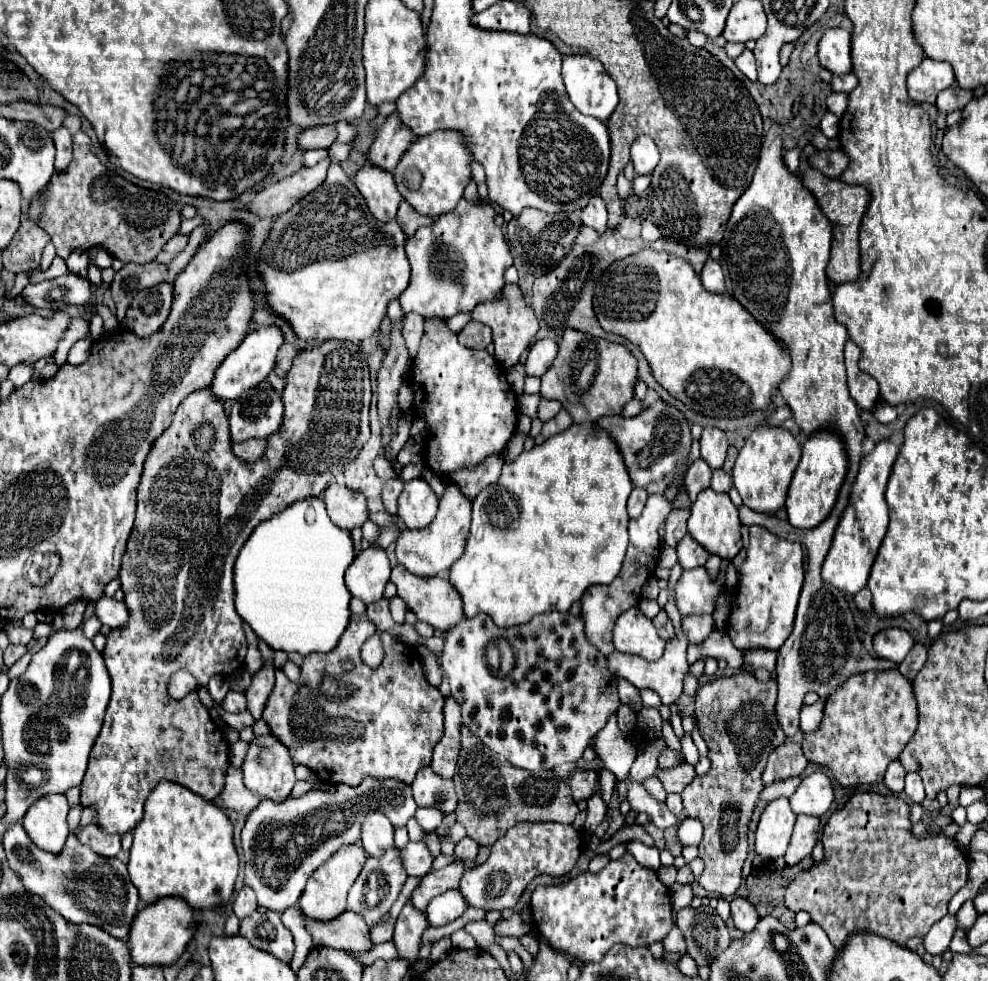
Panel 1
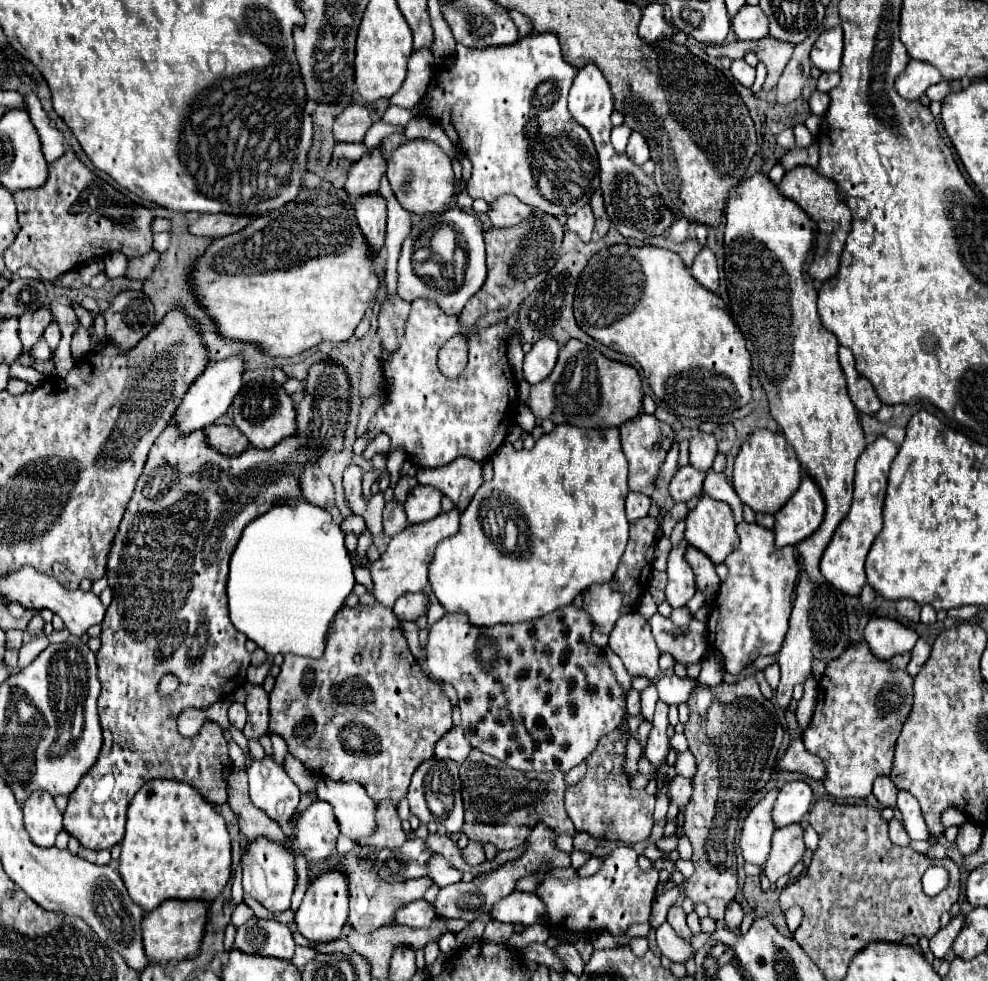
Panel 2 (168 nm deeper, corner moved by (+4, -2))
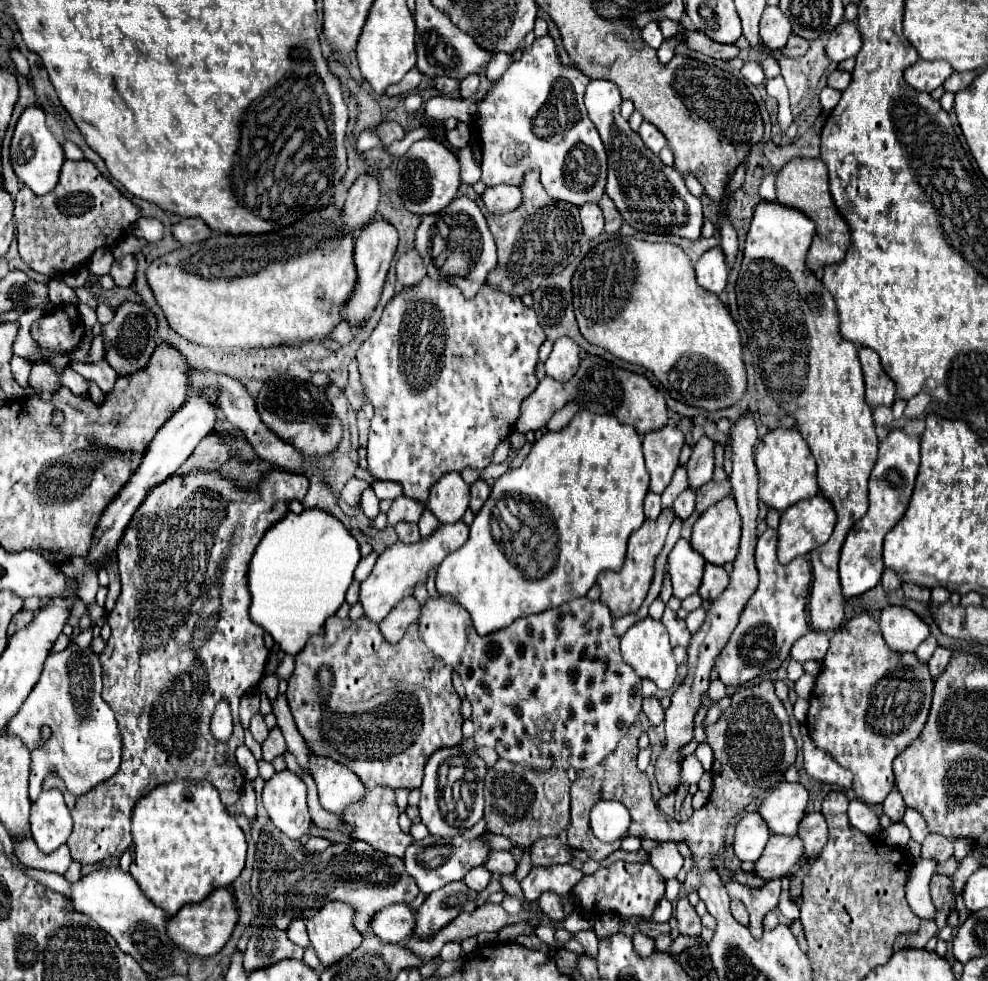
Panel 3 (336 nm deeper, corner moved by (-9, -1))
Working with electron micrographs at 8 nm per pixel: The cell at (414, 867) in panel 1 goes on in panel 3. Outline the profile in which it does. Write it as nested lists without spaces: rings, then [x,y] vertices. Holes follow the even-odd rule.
[[[476,866],[476,868],[472,868],[472,870],[466,872],[466,876],[464,876],[462,882],[468,884],[468,888],[472,888],[472,890],[482,892],[488,886],[488,882],[490,882],[490,872],[484,870],[484,866]]]

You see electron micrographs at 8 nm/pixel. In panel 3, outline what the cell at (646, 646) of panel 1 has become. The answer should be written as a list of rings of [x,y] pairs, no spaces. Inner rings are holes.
[[[646,616],[644,620],[636,622],[628,628],[628,632],[622,636],[622,658],[626,664],[634,668],[634,672],[640,678],[650,678],[656,682],[658,688],[670,690],[676,680],[676,662],[672,658],[672,646],[668,642],[668,630],[660,620],[654,620]]]

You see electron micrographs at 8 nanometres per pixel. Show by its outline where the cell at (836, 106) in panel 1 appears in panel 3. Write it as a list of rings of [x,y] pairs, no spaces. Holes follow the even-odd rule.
[[[826,86],[826,88],[820,92],[820,104],[822,104],[824,112],[830,112],[830,110],[838,104],[840,96],[842,96],[842,92],[840,92],[840,90],[834,90],[834,88]]]

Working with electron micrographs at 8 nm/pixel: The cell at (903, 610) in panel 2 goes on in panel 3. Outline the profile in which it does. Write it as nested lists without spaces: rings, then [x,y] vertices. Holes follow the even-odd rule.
[[[904,584],[902,590],[904,590],[906,598],[912,598],[912,600],[922,602],[922,604],[930,602],[930,590],[928,590],[928,588],[920,588],[920,586],[912,586],[912,584]]]

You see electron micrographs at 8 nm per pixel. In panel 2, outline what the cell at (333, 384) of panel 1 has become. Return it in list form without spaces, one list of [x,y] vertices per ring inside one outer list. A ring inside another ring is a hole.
[[[329,361],[315,363],[309,369],[305,399],[297,403],[297,435],[271,449],[249,447],[243,455],[223,457],[207,447],[203,431],[179,435],[177,427],[167,427],[149,451],[145,469],[137,481],[135,493],[125,509],[119,531],[115,533],[109,559],[107,579],[113,601],[101,623],[101,649],[97,651],[97,669],[101,693],[97,699],[103,727],[103,747],[97,763],[71,793],[63,813],[63,829],[85,849],[109,849],[121,843],[125,833],[125,815],[133,795],[151,779],[177,779],[193,785],[205,801],[221,805],[227,801],[227,775],[233,771],[223,729],[205,721],[195,737],[179,737],[177,717],[185,707],[207,709],[245,685],[245,671],[251,653],[245,649],[247,637],[235,631],[227,615],[227,573],[229,559],[243,529],[269,511],[279,497],[295,499],[301,495],[299,469],[315,463],[321,453],[335,453],[343,445],[347,421],[349,381],[345,373]],[[163,675],[175,675],[179,689],[173,695],[159,695]]]

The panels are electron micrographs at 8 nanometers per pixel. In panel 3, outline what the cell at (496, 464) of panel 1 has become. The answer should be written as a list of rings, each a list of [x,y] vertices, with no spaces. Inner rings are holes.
[[[478,478],[478,480],[470,486],[470,510],[472,510],[474,514],[476,514],[476,512],[480,510],[480,506],[486,502],[488,494],[490,494],[490,486],[488,486],[482,478]]]

